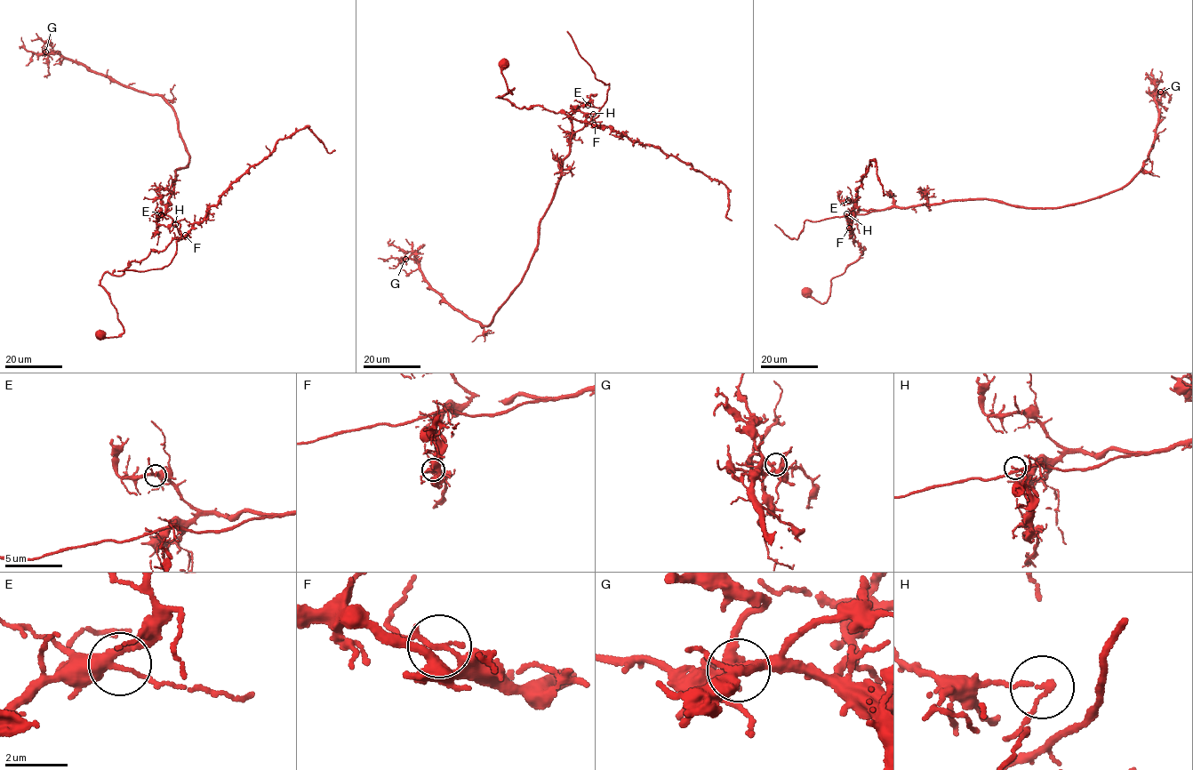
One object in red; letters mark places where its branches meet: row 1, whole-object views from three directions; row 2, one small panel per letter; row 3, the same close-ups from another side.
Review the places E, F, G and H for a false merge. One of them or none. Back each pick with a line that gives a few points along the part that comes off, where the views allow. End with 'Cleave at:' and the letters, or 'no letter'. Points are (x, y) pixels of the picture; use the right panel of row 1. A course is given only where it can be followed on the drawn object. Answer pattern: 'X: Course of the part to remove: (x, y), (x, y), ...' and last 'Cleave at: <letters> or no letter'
H: Course of the part to remove: (846, 213), (850, 237), (861, 254), (864, 247), (861, 255), (831, 279), (827, 300), (802, 290)
Cleave at: H

